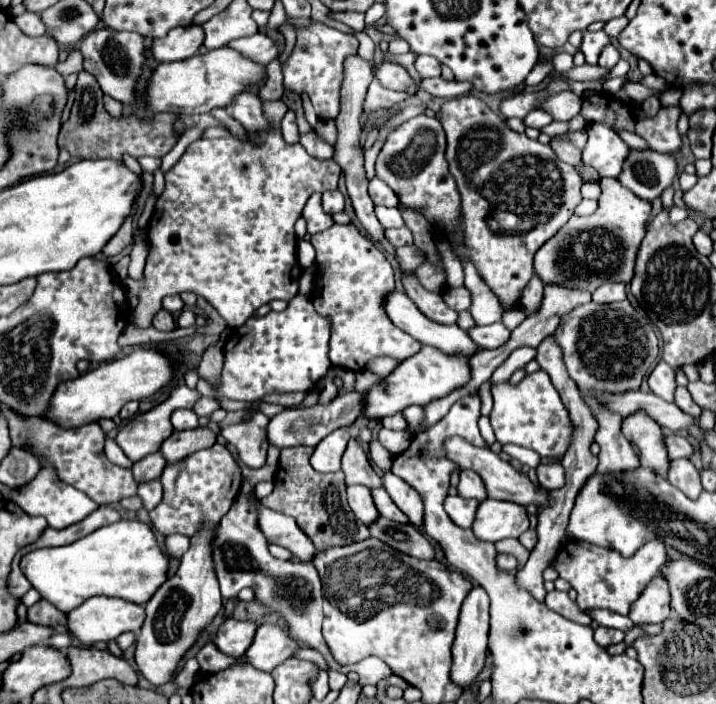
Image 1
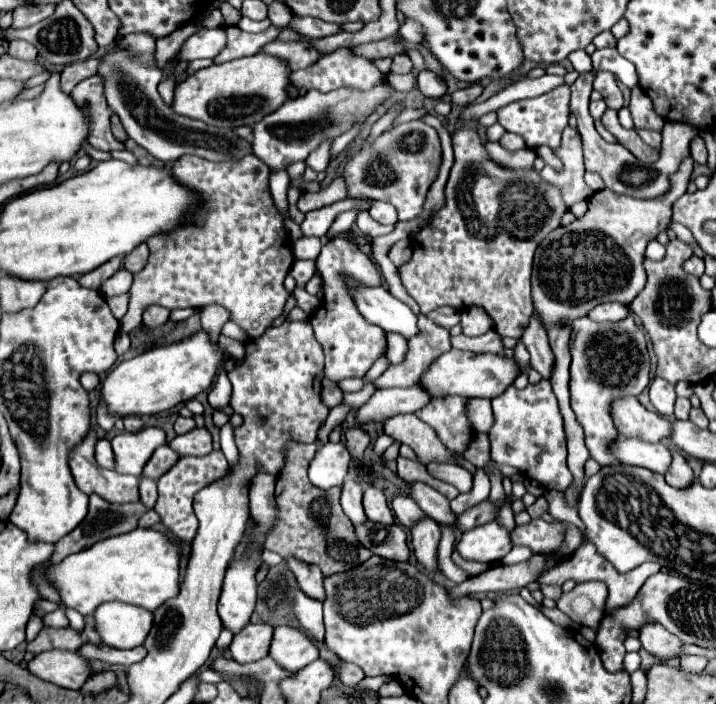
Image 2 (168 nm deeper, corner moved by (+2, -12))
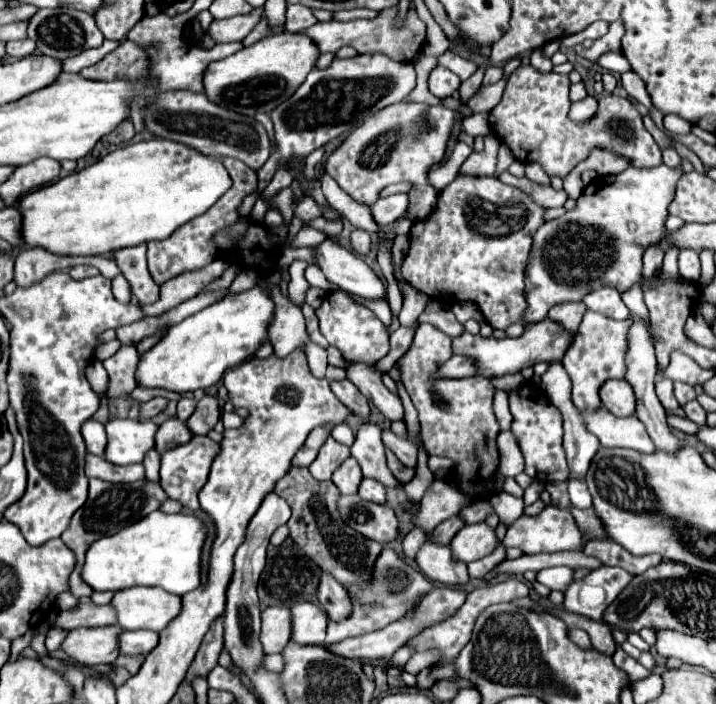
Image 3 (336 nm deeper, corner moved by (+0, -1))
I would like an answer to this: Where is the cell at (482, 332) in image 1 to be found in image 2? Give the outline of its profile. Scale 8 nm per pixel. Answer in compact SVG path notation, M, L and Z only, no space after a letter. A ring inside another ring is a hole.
M487 332L479 338L467 338L463 334L459 336L453 336L451 338L451 344L453 348L457 350L463 350L463 352L473 352L473 354L501 354L503 352L503 344L501 344L501 336L497 332Z

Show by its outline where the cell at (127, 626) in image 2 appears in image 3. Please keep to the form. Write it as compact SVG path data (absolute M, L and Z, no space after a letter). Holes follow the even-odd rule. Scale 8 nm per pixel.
M129 587L113 597L117 625L123 629L161 631L181 611L181 597L165 593L161 587Z

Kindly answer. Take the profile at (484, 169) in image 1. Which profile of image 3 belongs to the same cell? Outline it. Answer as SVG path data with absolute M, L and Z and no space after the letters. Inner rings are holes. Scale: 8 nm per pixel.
M459 175L439 193L439 203L435 211L429 217L413 223L409 233L411 245L401 267L403 279L429 297L453 297L459 301L473 301L479 305L485 321L493 329L507 329L511 323L521 321L527 307L523 297L525 265L533 233L543 225L543 213L545 209L539 207L531 197L515 187L501 183L499 177Z

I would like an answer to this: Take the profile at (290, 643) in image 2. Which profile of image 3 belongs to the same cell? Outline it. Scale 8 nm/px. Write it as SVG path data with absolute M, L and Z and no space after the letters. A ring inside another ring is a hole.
M309 601L297 603L291 607L293 611L293 637L291 641L301 645L323 645L329 617L327 613Z

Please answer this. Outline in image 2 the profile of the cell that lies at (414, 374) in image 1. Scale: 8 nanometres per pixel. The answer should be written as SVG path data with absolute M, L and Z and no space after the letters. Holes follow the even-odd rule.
M451 348L449 352L441 354L437 360L429 364L429 368L419 378L419 386L425 388L431 394L431 398L495 398L505 392L505 388L515 380L517 374L519 368L515 366L513 358L505 358L501 354L471 354Z

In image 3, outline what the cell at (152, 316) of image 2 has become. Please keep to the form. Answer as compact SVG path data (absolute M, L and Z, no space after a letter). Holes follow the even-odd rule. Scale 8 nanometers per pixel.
M135 245L125 247L113 253L113 259L117 261L117 267L121 269L121 275L129 281L133 295L141 305L155 303L159 299L159 285L151 279L147 271L147 245Z

